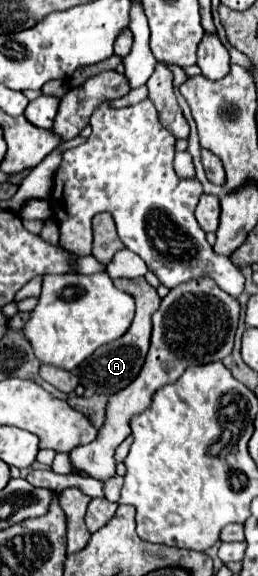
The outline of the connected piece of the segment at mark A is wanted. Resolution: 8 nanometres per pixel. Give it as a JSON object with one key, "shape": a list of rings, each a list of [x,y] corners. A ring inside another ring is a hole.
{"shape":[[[136,277],[136,279],[114,279],[114,285],[120,291],[126,291],[134,297],[136,301],[136,317],[130,325],[130,329],[116,341],[96,349],[96,353],[92,353],[92,357],[88,357],[88,361],[84,361],[84,365],[80,365],[78,369],[78,377],[80,383],[92,391],[92,393],[104,393],[104,395],[114,395],[118,391],[122,391],[124,387],[128,387],[140,373],[146,355],[148,355],[148,347],[150,347],[150,333],[152,333],[152,315],[160,305],[160,297],[156,293],[156,289],[144,279],[144,277]]]}

